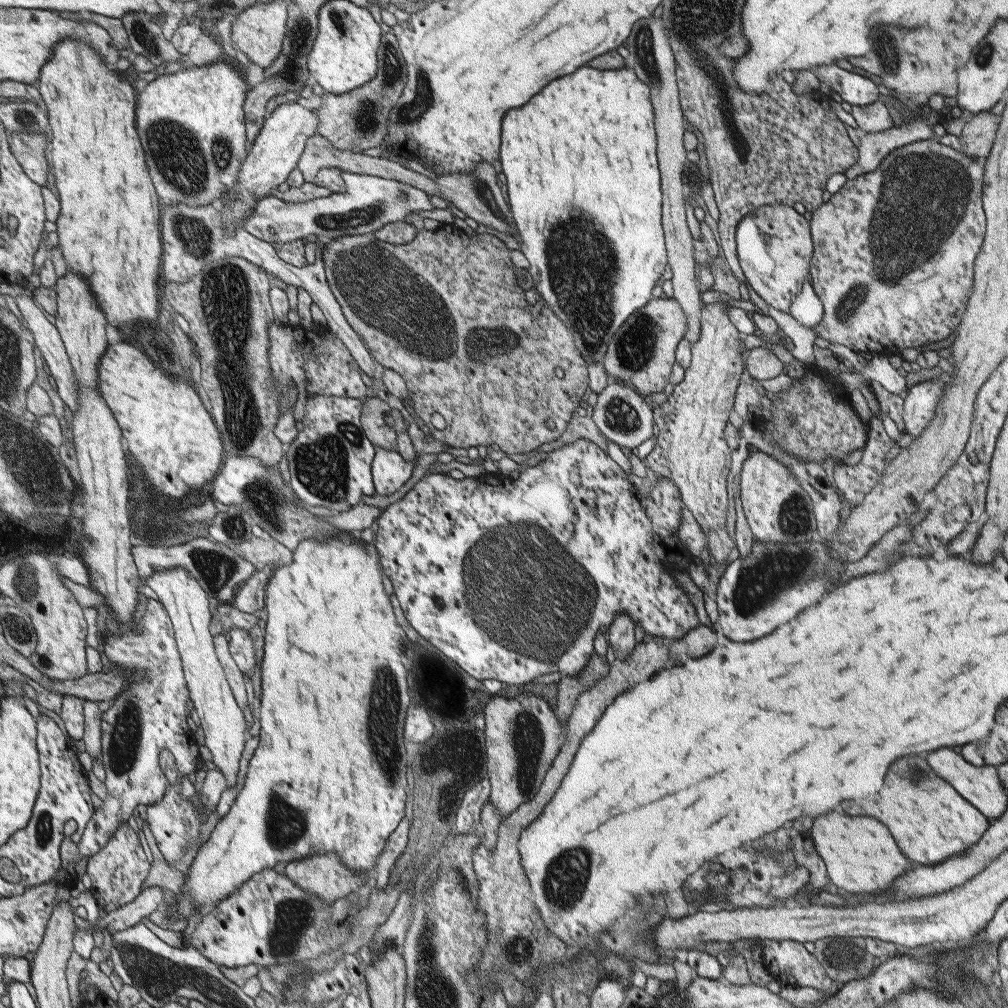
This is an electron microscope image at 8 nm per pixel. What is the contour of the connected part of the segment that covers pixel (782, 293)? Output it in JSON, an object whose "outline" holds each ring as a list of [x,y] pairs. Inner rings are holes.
{"outline":[[[766,204],[757,208],[737,226],[737,252],[744,278],[756,294],[776,310],[789,313],[795,296],[803,290],[811,274],[815,243],[811,224],[794,207],[786,204]]]}

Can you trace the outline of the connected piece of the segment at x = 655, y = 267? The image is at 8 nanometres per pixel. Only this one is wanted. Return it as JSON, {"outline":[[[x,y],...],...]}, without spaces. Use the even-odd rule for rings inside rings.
{"outline":[[[590,66],[580,68],[576,76],[564,76],[564,80],[556,80],[556,84],[548,84],[532,104],[524,104],[524,108],[516,108],[504,116],[504,156],[501,156],[502,172],[508,178],[508,196],[510,208],[516,220],[516,228],[520,232],[520,250],[530,260],[530,270],[538,270],[538,294],[552,304],[572,328],[576,328],[576,344],[580,344],[580,352],[588,356],[594,363],[602,363],[613,335],[623,326],[631,315],[643,308],[652,298],[652,288],[656,280],[666,270],[666,246],[664,246],[664,230],[662,230],[662,192],[660,192],[660,172],[658,172],[656,127],[654,124],[654,107],[651,101],[650,87],[636,76],[632,68],[603,70]]]}

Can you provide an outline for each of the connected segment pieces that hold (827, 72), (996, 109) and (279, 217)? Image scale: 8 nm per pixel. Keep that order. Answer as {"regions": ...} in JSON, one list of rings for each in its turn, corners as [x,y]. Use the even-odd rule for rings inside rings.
{"regions":[[[[820,65],[812,72],[832,88],[840,97],[840,101],[851,105],[866,106],[878,101],[880,90],[872,80],[854,72],[842,70],[837,65]]],[[[1000,99],[990,110],[979,112],[964,125],[962,134],[958,137],[962,145],[959,152],[982,160],[990,154],[1005,104],[1005,99]]],[[[344,171],[342,178],[348,183],[348,192],[334,192],[326,198],[288,202],[268,195],[259,200],[243,226],[254,236],[277,244],[291,243],[312,234],[331,241],[342,236],[376,232],[385,224],[404,221],[406,215],[415,210],[435,209],[428,199],[429,195],[405,182],[348,171]]]]}

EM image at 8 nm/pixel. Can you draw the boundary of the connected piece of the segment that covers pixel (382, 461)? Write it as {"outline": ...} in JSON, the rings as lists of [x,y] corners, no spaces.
{"outline":[[[375,447],[372,480],[375,493],[382,496],[398,492],[412,476],[412,462],[394,450]]]}

